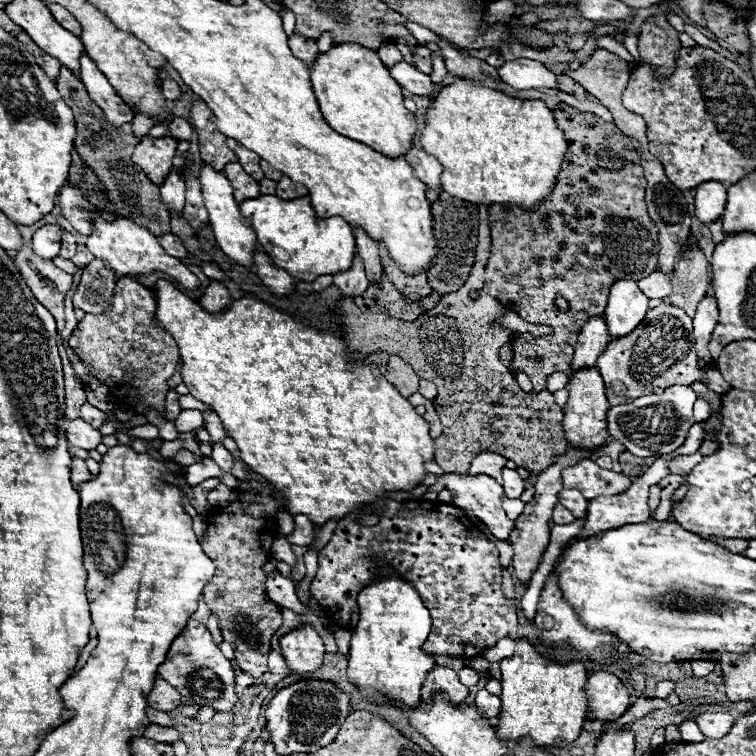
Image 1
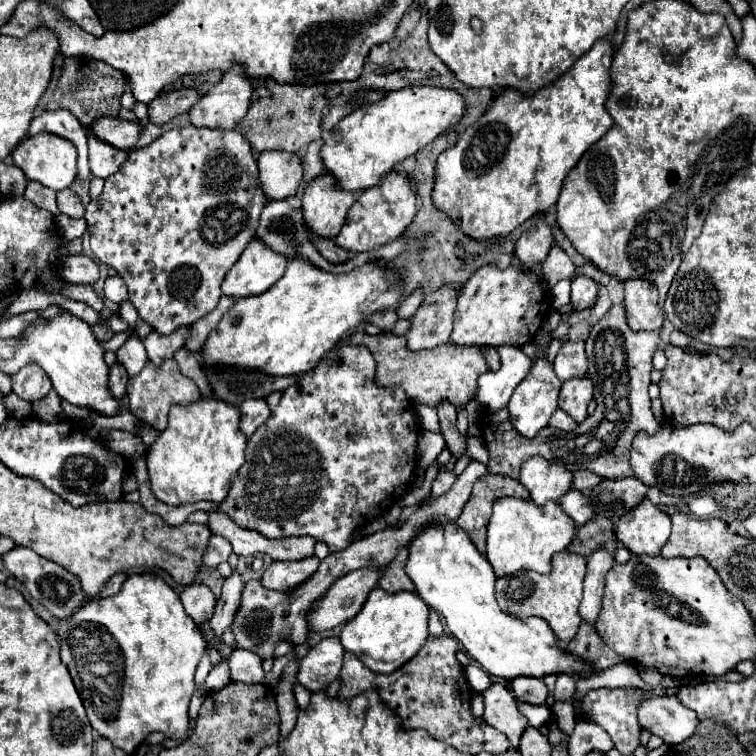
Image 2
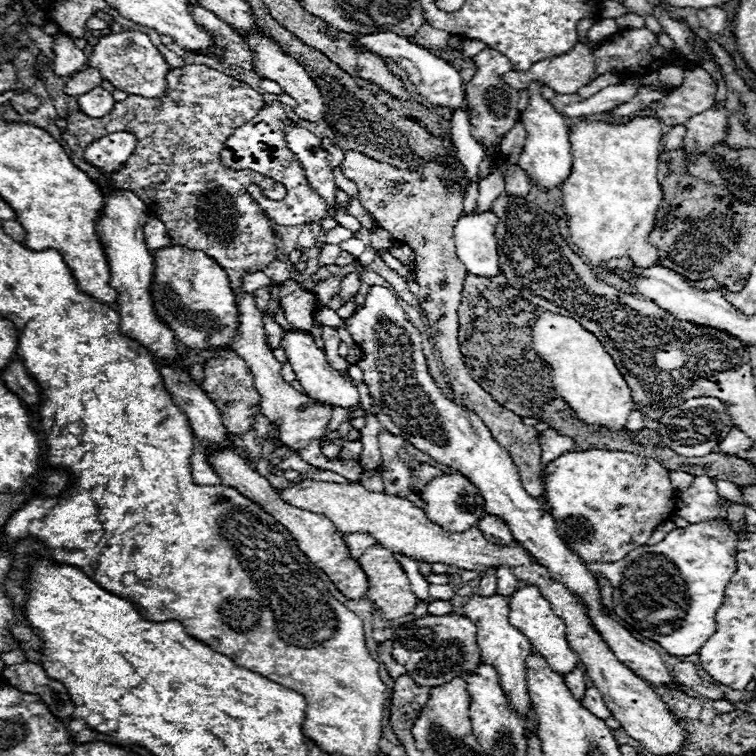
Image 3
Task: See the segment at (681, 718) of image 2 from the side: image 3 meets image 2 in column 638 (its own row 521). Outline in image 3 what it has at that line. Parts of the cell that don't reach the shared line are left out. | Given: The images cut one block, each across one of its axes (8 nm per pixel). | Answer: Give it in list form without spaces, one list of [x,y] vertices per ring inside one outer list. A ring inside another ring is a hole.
[[[708,520],[708,522],[690,524],[688,528],[676,528],[662,542],[654,546],[636,548],[626,558],[614,564],[586,564],[586,568],[594,576],[604,576],[612,582],[614,614],[624,624],[636,626],[640,634],[658,642],[670,656],[690,656],[690,654],[698,654],[702,644],[716,630],[714,616],[722,606],[726,584],[736,572],[736,544],[738,544],[736,534],[728,524],[720,520]],[[656,592],[660,596],[666,596],[670,602],[656,602]]]

